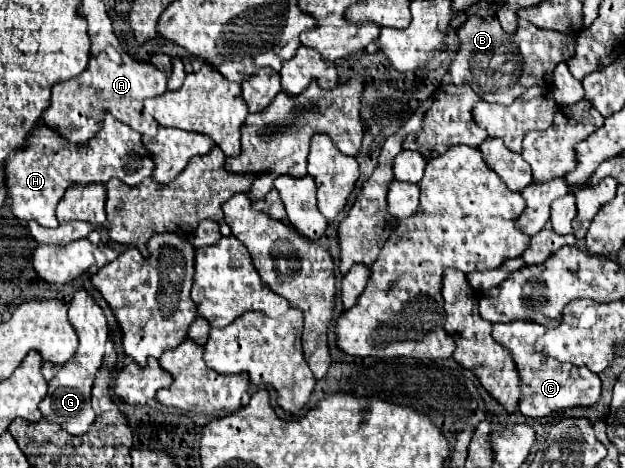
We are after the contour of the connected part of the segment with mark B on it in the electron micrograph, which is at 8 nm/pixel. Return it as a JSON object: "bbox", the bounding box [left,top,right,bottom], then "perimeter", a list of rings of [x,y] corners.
{"bbox":[451,17,575,105],"perimeter":[[[469,17],[459,29],[461,47],[457,57],[451,63],[451,81],[455,85],[469,83],[475,93],[489,103],[511,105],[525,89],[553,81],[553,69],[559,61],[565,61],[567,55],[575,49],[575,39],[557,31],[541,31],[539,27],[519,19],[519,27],[513,35],[505,33],[497,19],[479,19]]]}

